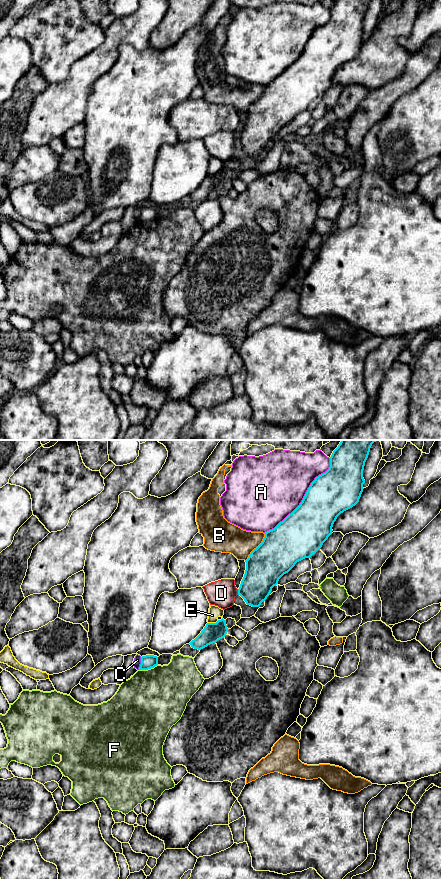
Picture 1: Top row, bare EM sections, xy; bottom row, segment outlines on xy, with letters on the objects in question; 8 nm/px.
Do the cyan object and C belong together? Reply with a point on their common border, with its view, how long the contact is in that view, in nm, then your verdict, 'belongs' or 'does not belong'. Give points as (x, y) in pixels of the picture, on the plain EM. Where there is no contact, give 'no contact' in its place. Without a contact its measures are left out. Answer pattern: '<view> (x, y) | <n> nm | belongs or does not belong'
xy (141, 215) | 110 nm | does not belong

